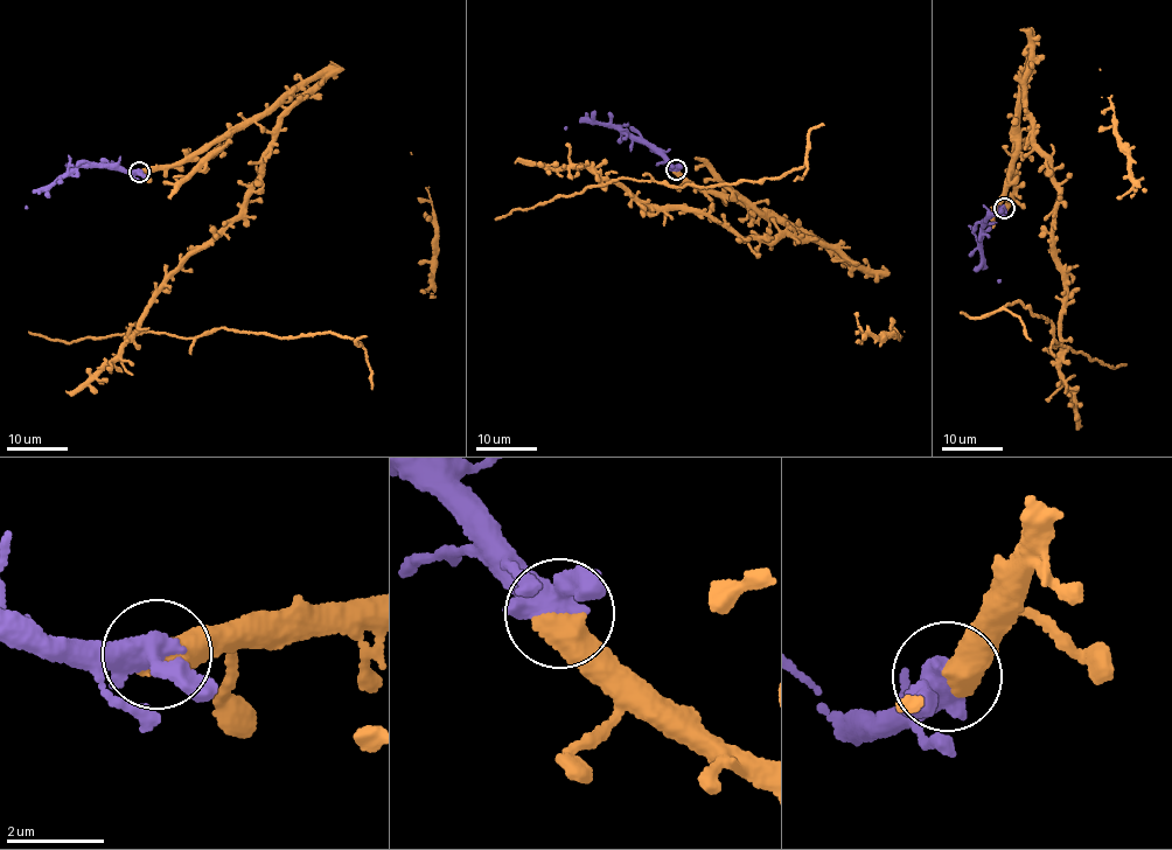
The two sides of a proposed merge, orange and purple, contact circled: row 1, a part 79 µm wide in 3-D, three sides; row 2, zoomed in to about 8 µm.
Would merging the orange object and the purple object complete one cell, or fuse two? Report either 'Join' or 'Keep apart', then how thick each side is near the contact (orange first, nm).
Join. Thickness 600 nm (orange) against 480 nm

